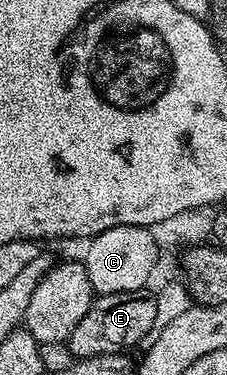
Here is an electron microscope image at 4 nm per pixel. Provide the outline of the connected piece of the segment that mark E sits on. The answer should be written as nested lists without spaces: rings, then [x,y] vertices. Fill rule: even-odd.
[[[146,289],[135,292],[115,292],[94,297],[91,308],[87,308],[87,316],[75,324],[75,332],[71,332],[68,348],[74,359],[90,358],[100,354],[119,354],[129,352],[136,347],[137,342],[152,328],[155,319],[156,300]]]

